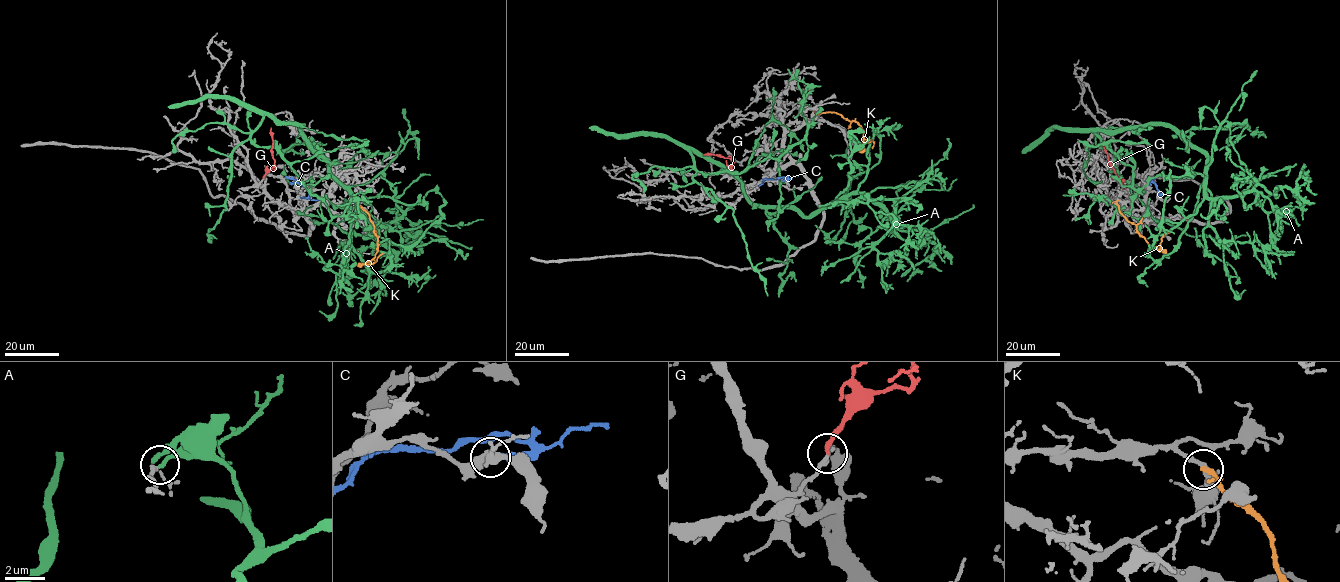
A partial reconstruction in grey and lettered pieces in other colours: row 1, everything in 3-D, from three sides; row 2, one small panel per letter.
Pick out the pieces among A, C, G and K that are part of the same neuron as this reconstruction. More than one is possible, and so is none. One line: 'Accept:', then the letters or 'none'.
Accept: G

